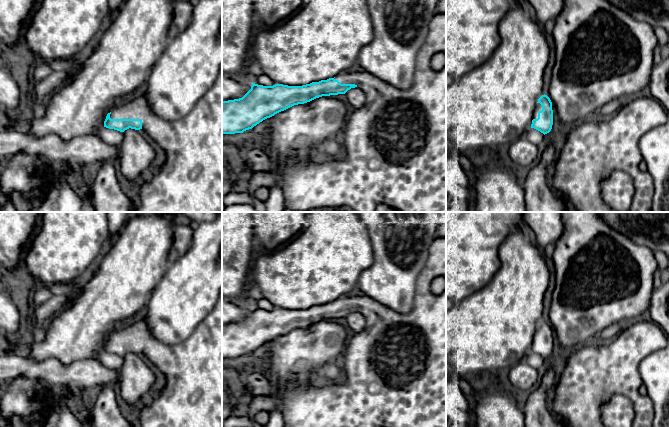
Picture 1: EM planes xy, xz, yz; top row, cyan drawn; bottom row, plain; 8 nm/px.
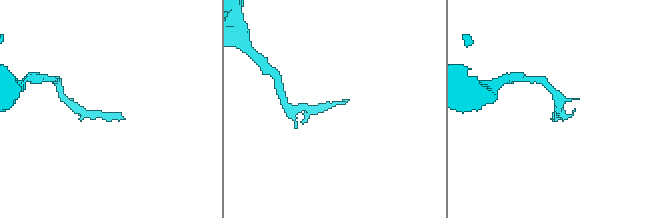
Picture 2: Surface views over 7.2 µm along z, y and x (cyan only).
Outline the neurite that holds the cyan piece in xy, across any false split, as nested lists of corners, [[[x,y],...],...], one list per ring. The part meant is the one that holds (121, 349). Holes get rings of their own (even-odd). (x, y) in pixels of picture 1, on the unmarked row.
[[[222,291],[212,311],[185,341],[176,345],[167,345],[162,343],[150,333],[148,324],[144,318],[139,321],[132,320],[129,324],[111,332],[104,345],[104,351],[120,356],[124,356],[129,352],[135,354],[143,353],[166,377],[167,382],[165,386],[156,392],[152,403],[141,410],[139,416],[140,427],[222,427]]]

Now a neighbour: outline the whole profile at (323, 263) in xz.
[[[309,212],[305,227],[290,243],[275,251],[256,250],[250,284],[259,287],[263,298],[276,308],[302,310],[334,302],[358,287],[360,274],[374,263],[369,231],[355,212]]]

